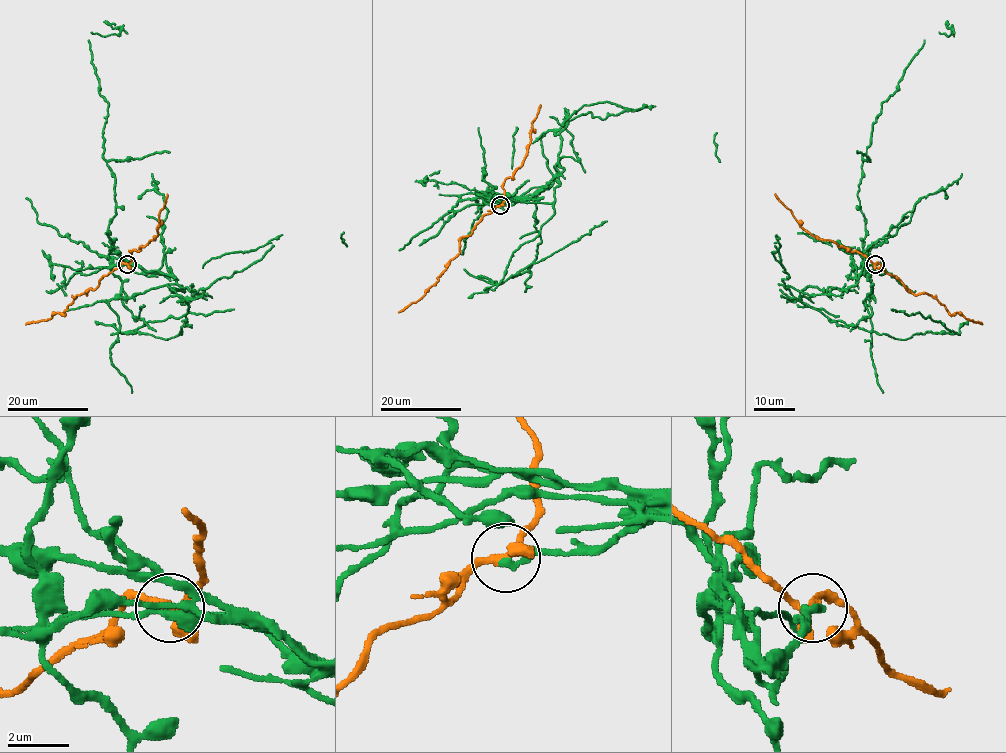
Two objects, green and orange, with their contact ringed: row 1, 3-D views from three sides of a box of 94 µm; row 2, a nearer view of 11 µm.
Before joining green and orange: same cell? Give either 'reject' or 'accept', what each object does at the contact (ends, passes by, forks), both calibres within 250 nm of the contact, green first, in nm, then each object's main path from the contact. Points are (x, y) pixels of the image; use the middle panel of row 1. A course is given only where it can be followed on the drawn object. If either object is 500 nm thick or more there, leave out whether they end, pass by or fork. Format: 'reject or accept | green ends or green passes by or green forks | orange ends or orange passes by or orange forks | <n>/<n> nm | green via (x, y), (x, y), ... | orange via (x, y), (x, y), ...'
reject | green ends | orange forks | 240/280 nm | green via (500, 206), (551, 185), (540, 138), (564, 126), (554, 212), (540, 232), (512, 253), (500, 283), (606, 221) | orange via (500, 206), (483, 217), (472, 232), (460, 240), (459, 252), (437, 281), (419, 299), (398, 312)

